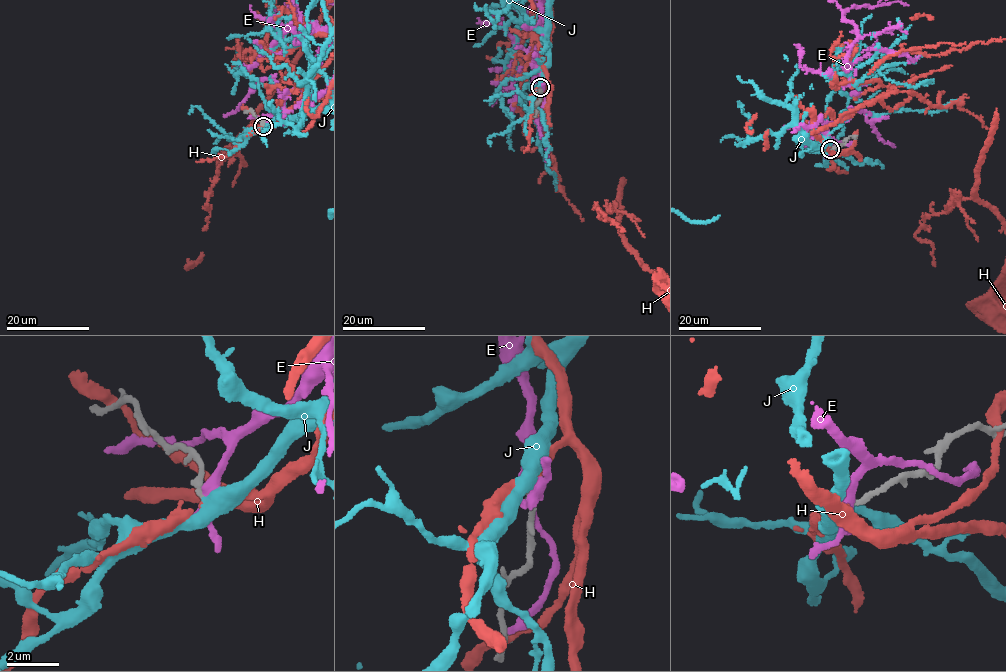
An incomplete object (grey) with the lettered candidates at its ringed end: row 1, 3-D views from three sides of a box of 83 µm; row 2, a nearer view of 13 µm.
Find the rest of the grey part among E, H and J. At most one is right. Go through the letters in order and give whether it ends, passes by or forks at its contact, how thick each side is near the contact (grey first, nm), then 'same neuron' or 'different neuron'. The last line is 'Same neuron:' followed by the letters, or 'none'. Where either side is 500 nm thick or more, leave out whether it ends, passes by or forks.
E: it forks; calibres 240 and 400 nm; different neuron
H: it passes by; calibres 190 and 240 nm; different neuron
J: it passes by; calibres 200 and 440 nm; same neuron
Same neuron: J

